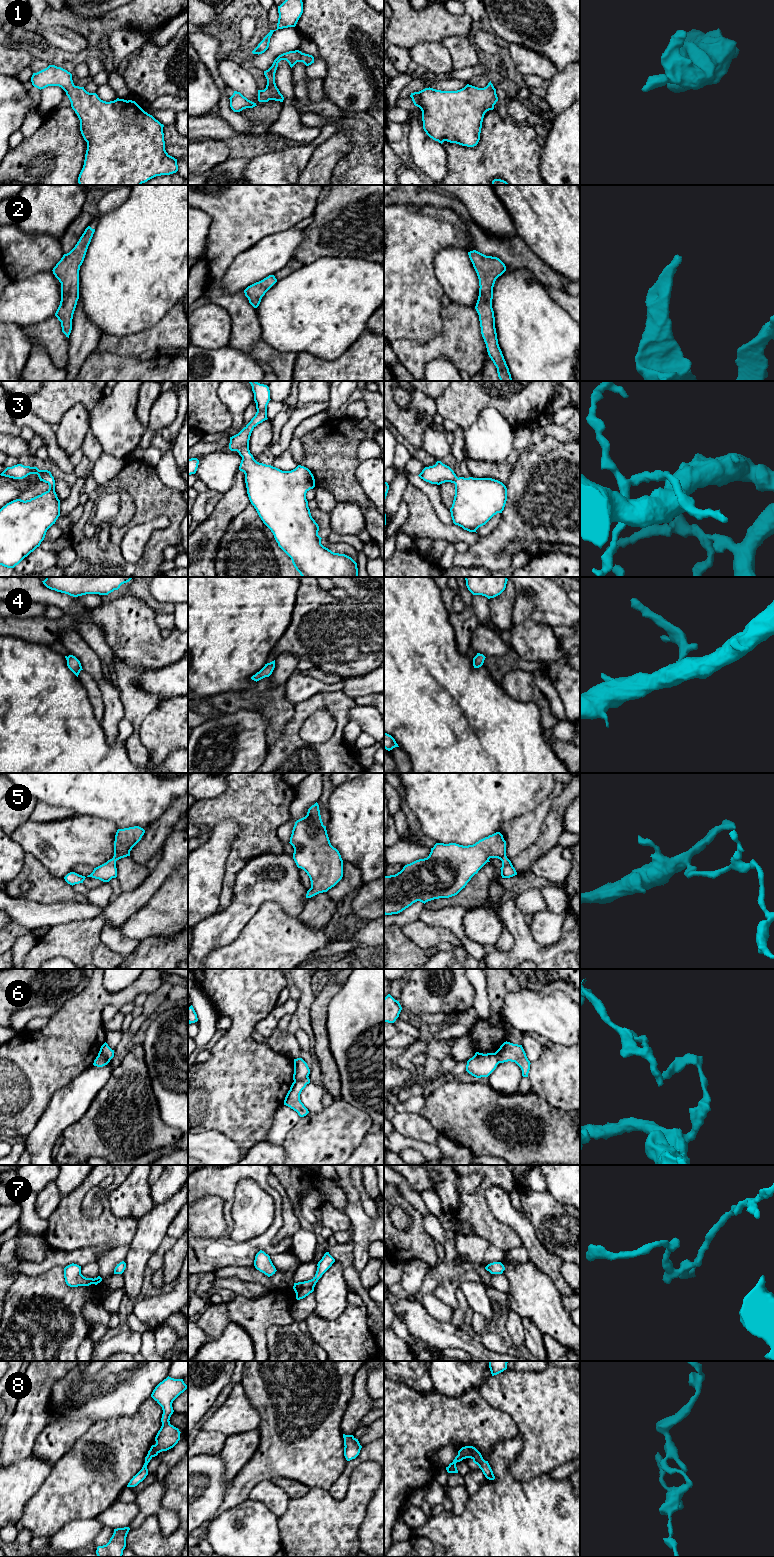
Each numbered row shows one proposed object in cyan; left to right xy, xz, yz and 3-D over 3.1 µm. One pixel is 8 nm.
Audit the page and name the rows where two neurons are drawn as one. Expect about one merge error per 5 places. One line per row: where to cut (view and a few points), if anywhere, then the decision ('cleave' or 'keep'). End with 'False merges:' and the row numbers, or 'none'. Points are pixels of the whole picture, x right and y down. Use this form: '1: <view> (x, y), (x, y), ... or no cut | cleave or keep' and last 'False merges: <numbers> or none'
1: no cut | keep
2: no cut | keep
3: no cut | keep
4: no cut | keep
5: no cut | keep
6: xz (307, 1076), (294, 1081) | cleave
7: no cut | keep
8: no cut | keep
False merges: 6

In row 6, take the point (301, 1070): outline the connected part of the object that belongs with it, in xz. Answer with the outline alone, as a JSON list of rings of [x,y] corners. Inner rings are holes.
[[[302,1058],[294,1059],[294,1081],[301,1081],[302,1079],[308,1077],[310,1074],[310,1069],[307,1063]]]

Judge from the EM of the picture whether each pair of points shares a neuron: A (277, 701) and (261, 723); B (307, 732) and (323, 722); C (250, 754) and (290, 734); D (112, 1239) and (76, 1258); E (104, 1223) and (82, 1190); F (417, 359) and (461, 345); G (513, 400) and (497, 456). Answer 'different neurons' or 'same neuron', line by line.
A: different neurons
B: same neuron
C: different neurons
D: different neurons
E: same neuron
F: same neuron
G: different neurons

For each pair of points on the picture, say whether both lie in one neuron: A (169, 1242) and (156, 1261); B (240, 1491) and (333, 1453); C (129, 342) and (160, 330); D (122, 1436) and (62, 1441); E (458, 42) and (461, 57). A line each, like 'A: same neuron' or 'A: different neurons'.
A: same neuron
B: same neuron
C: same neuron
D: different neurons
E: same neuron

